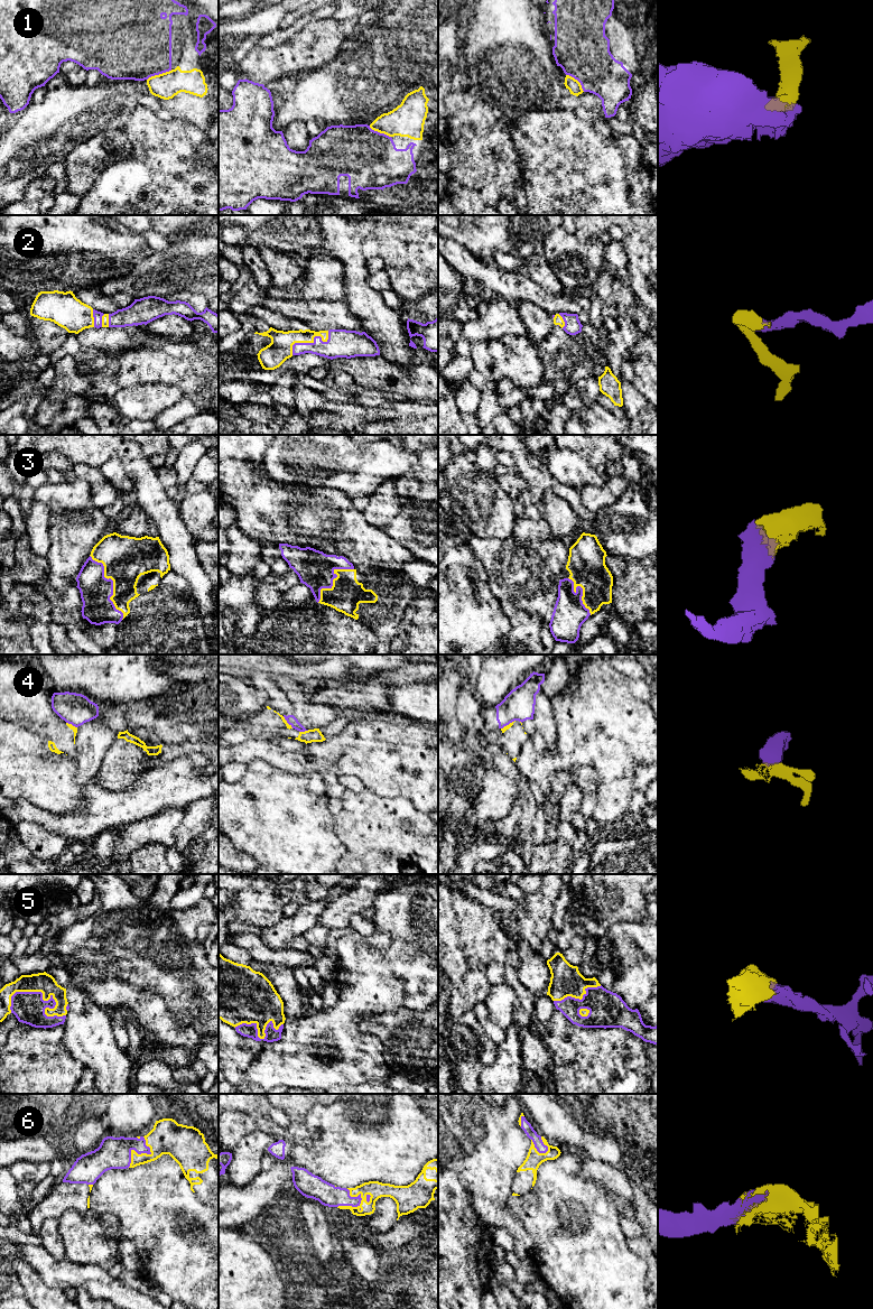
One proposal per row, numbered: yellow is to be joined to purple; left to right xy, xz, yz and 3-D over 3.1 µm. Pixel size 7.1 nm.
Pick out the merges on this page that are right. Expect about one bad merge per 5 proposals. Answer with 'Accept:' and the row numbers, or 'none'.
Accept: 1, 2, 3, 5, 6

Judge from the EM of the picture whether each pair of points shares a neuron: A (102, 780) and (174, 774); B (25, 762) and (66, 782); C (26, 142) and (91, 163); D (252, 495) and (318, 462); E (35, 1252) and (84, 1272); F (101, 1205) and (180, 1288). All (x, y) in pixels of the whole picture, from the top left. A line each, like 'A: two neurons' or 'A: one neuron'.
A: two neurons
B: one neuron
C: two neurons
D: two neurons
E: one neuron
F: one neuron

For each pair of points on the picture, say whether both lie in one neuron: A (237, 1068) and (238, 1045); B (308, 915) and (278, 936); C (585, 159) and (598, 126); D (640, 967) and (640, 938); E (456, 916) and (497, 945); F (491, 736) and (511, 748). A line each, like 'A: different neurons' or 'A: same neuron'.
A: same neuron
B: same neuron
C: different neurons
D: same neuron
E: same neuron
F: same neuron

